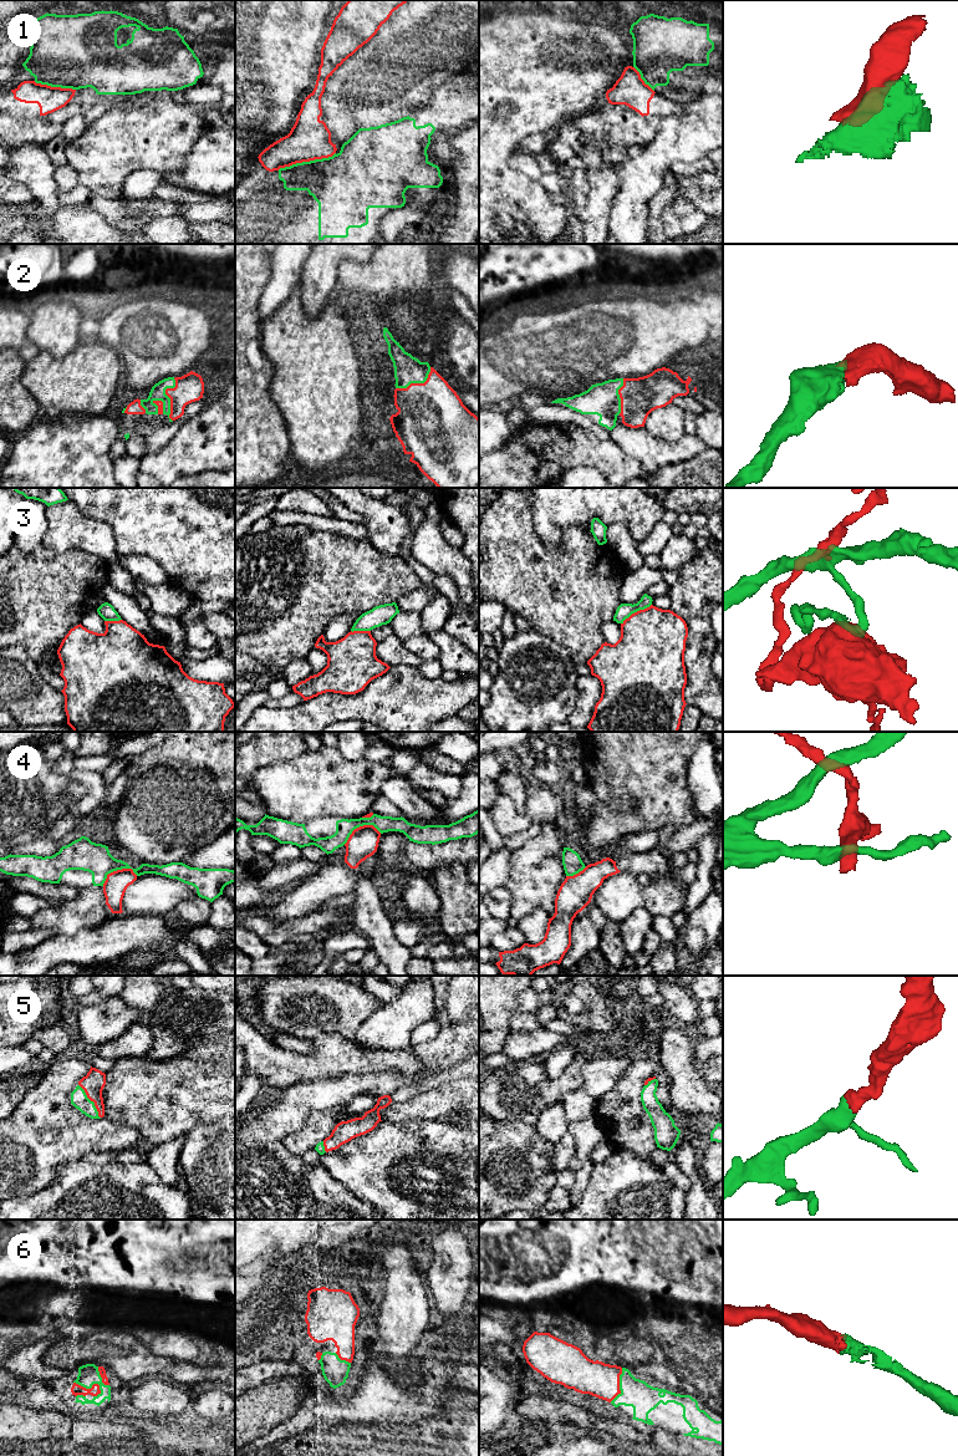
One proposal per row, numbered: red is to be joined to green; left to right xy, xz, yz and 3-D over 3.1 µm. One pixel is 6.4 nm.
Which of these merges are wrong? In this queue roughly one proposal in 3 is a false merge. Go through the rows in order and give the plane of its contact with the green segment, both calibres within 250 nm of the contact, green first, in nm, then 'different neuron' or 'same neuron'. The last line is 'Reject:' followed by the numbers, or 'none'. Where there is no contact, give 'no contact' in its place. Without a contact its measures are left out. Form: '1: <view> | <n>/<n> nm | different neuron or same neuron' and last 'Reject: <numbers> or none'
1: xz | 360/260 nm | different neuron
2: xy | 100/180 nm | same neuron
3: yz | 100/420 nm | same neuron
4: xy | 200/150 nm | different neuron
5: xy | 110/140 nm | same neuron
6: xy | 140/70 nm | same neuron
Reject: 1, 4

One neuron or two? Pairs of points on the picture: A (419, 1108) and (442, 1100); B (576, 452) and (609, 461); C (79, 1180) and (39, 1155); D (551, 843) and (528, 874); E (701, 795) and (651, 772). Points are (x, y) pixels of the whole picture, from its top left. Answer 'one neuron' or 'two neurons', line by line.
A: one neuron
B: one neuron
C: two neurons
D: one neuron
E: two neurons

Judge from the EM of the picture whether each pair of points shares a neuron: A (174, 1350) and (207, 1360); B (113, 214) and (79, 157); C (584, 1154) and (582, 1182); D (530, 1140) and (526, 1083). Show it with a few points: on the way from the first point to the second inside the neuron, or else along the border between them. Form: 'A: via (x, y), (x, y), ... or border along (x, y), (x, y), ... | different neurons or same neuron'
A: via (182, 1350), (197, 1350), (199, 1353) | same neuron
B: border along (95, 194), (102, 198), (120, 198) | different neurons
C: via (584, 1161), (582, 1175) | same neuron
D: border along (500, 1121), (525, 1121), (534, 1125) | different neurons

